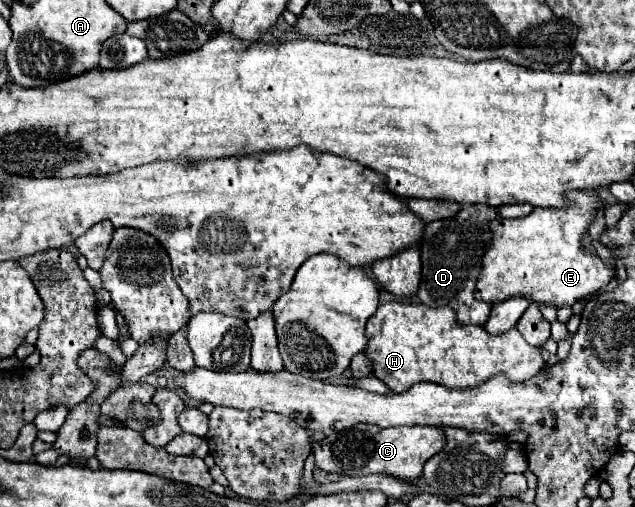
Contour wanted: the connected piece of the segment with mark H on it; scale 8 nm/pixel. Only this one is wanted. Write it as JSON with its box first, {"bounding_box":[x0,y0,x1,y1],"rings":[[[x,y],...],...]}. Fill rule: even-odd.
{"bounding_box":[366,304,546,392],"rings":[[[382,304],[368,320],[366,334],[366,354],[374,362],[374,376],[394,392],[406,392],[418,382],[466,390],[480,386],[496,374],[504,374],[512,382],[526,382],[546,366],[540,348],[532,348],[516,328],[508,334],[492,336],[482,326],[460,326],[456,324],[456,314],[448,306]]]}

